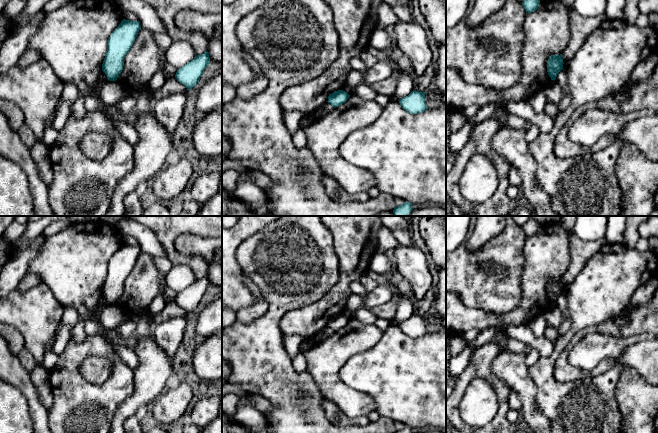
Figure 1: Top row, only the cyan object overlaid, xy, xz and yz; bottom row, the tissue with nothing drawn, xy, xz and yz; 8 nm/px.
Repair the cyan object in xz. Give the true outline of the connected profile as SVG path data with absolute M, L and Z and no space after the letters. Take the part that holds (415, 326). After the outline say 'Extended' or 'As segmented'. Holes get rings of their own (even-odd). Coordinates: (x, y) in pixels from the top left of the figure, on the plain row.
M412 315L408 320L399 324L402 332L410 338L418 338L426 335L426 316Z. As segmented

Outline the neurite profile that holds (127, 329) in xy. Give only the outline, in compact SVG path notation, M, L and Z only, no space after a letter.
M89 320L84 324L84 330L87 335L101 335L110 340L109 333L117 333L124 338L130 338L136 336L136 324L131 320L126 320L113 330L107 330L103 326L100 326L95 320Z

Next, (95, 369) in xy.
M90 356L86 358L79 371L81 375L90 383L102 384L105 382L113 370L113 365L105 357Z

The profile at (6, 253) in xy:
M0 235L0 274L5 264L13 257L12 243Z

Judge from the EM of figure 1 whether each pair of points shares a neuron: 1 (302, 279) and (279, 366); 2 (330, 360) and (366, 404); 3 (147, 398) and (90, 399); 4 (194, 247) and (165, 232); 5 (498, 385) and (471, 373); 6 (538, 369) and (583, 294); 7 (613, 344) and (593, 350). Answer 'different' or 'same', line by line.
1: same
2: same
3: different
4: different
5: same
6: same
7: same

